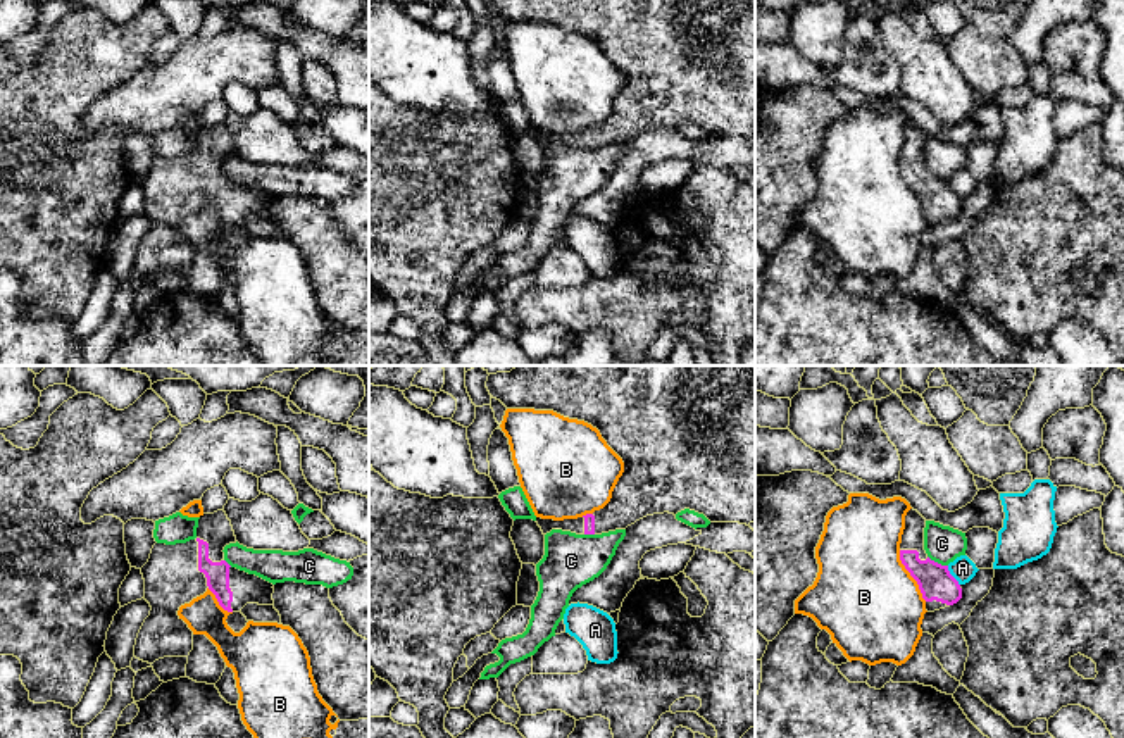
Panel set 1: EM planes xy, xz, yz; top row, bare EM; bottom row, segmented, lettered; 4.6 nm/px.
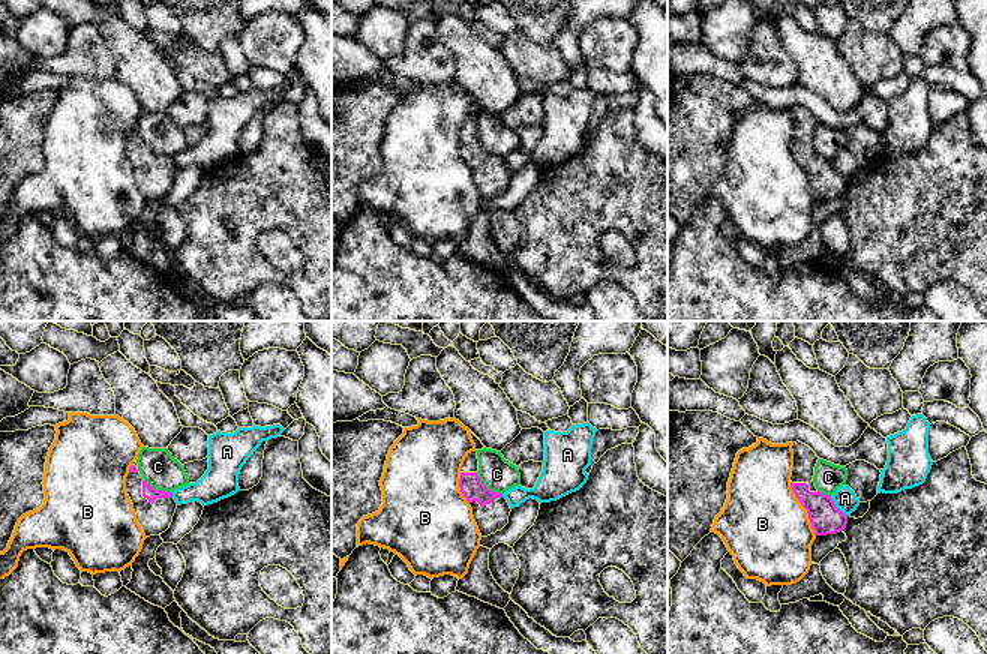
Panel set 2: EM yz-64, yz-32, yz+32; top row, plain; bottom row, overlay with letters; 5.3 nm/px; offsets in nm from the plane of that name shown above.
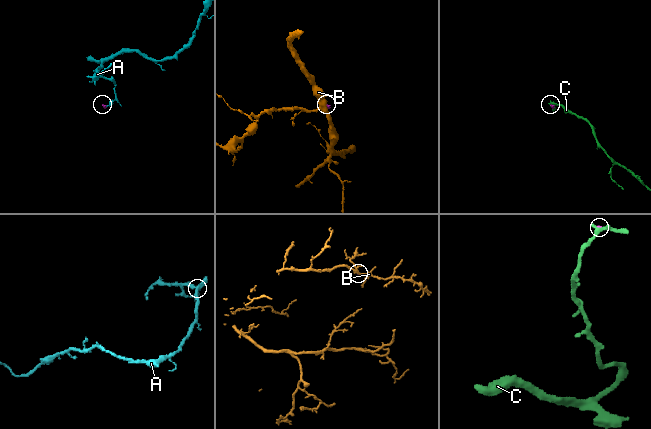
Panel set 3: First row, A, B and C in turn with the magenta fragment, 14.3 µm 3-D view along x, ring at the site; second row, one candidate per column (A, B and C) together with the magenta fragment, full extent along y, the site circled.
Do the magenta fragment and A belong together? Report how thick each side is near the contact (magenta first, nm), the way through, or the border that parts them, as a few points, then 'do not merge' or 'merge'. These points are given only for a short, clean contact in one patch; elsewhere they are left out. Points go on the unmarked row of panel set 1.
160/110 nm | along yz (947, 180), (959, 199) | do not merge

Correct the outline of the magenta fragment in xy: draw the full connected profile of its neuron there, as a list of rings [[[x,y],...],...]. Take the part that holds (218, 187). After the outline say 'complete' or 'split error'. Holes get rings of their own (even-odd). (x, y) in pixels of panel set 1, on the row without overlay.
[[[224,122],[203,128],[198,133],[197,152],[186,157],[155,157],[148,176],[141,181],[145,193],[145,214],[150,217],[150,229],[145,233],[134,259],[134,271],[153,278],[164,271],[188,271],[193,264],[193,245],[178,229],[181,219],[210,203],[219,219],[228,226],[241,226],[247,217],[274,219],[274,198],[224,174],[224,160],[236,157],[236,150]]] | split error

